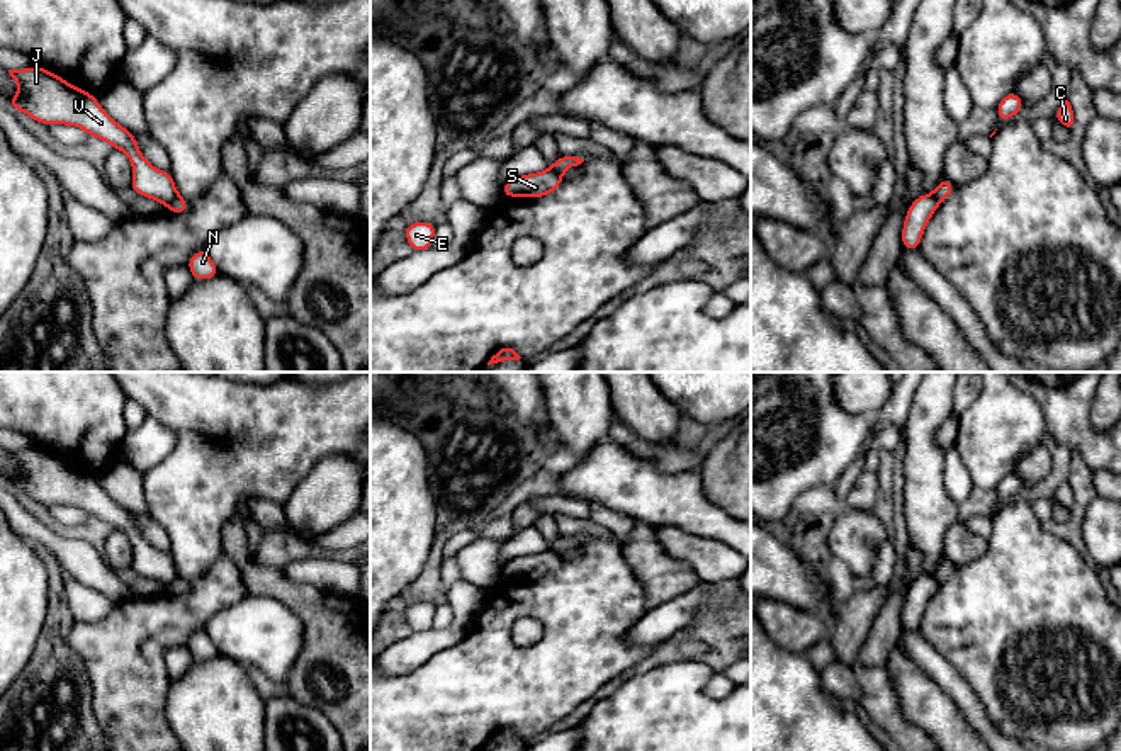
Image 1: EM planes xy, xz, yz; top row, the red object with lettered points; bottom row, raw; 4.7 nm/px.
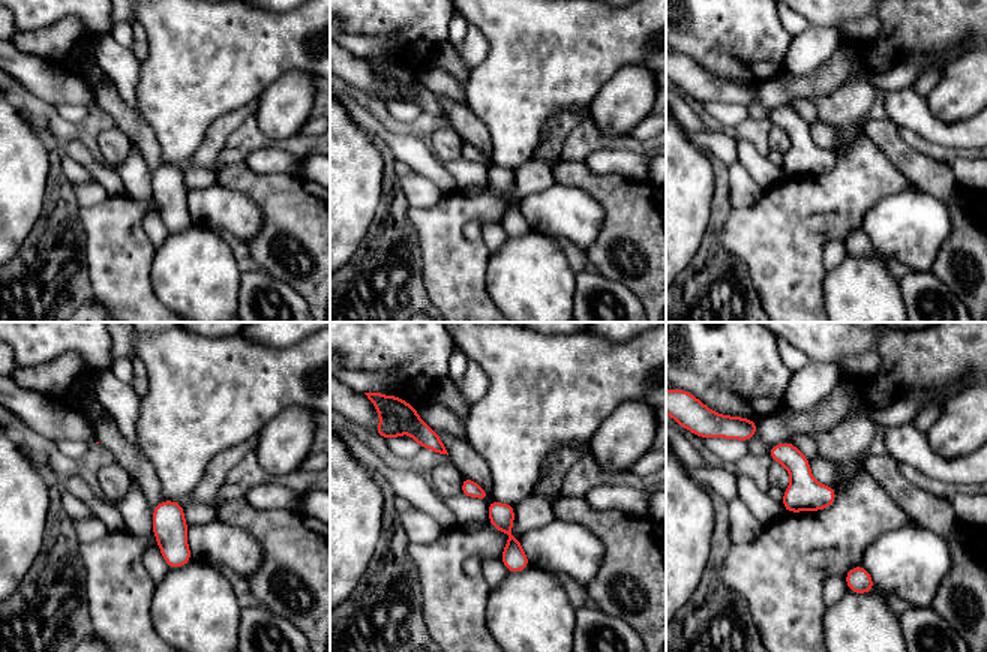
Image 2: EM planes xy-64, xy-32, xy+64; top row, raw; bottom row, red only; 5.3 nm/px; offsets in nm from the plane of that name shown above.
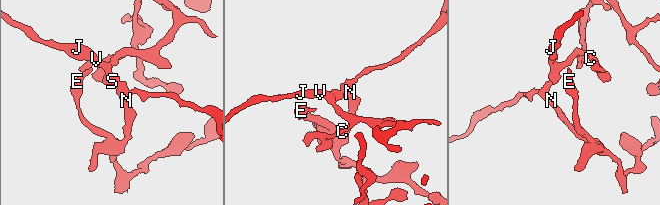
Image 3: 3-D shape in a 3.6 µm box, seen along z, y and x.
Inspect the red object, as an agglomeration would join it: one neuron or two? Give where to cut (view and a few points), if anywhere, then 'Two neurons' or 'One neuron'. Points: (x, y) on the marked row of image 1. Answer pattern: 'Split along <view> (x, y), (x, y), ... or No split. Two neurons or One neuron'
Split along xy (179, 196), (167, 206). Two neurons

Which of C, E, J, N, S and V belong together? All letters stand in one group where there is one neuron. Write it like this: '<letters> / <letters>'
C J S V / E N

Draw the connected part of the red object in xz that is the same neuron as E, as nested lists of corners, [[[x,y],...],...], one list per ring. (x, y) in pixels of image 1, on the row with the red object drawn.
[[[411,223],[404,228],[404,236],[413,251],[425,251],[433,248],[433,236],[437,233],[435,223]]]

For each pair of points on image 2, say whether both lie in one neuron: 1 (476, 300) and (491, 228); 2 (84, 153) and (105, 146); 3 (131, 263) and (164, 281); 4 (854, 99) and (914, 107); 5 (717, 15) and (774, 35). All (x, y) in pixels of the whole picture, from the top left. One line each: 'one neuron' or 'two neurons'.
1: two neurons
2: two neurons
3: two neurons
4: two neurons
5: one neuron

